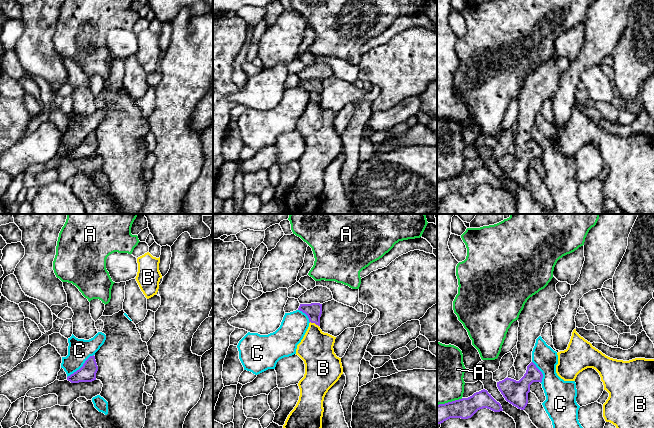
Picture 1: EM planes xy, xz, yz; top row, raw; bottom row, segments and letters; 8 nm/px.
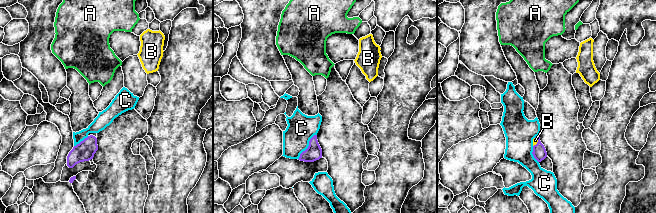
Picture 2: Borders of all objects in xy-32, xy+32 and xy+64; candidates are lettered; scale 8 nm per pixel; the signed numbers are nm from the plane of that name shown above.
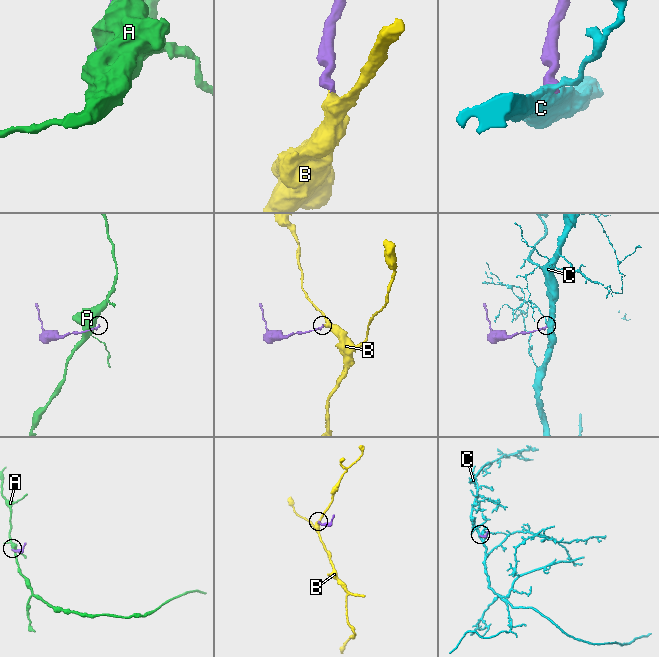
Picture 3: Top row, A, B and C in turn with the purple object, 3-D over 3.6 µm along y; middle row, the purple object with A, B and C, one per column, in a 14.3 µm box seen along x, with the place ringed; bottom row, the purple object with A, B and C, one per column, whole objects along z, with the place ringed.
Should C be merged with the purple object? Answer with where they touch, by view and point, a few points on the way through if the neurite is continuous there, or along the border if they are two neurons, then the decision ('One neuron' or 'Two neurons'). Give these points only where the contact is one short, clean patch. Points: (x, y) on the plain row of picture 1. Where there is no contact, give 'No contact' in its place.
Touches purple at xy (81, 143). Boundary: xy (93, 130), (67, 153). Two neurons

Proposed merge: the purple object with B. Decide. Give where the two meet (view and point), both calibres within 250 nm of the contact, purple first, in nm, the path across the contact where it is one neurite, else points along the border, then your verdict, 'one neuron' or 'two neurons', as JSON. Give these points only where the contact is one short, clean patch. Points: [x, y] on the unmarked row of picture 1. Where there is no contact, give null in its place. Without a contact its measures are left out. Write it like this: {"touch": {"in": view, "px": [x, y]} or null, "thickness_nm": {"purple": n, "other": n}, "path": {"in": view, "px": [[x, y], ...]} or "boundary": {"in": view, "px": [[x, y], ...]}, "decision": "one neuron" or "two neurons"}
{"touch": {"in": "xz", "px": [314, 98]}, "thickness_nm": {"purple": 130, "other": 280}, "path": {"in": "xz", "px": [[314, 86], [314, 98], [316, 125]]}, "decision": "one neuron"}

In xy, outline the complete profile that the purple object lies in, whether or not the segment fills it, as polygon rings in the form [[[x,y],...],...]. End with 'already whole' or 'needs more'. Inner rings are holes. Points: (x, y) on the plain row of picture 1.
[[[90,132],[83,142],[67,153],[67,156],[71,159],[79,158],[92,158],[96,156],[96,149],[98,147],[98,142],[95,136],[95,132]]]; already whole

